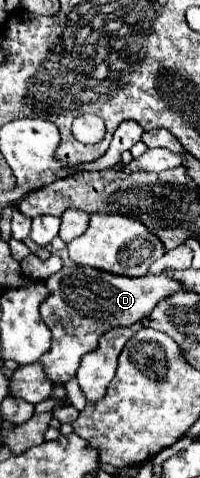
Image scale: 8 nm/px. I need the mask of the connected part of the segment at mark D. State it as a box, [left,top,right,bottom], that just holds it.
[39,267,183,381]

